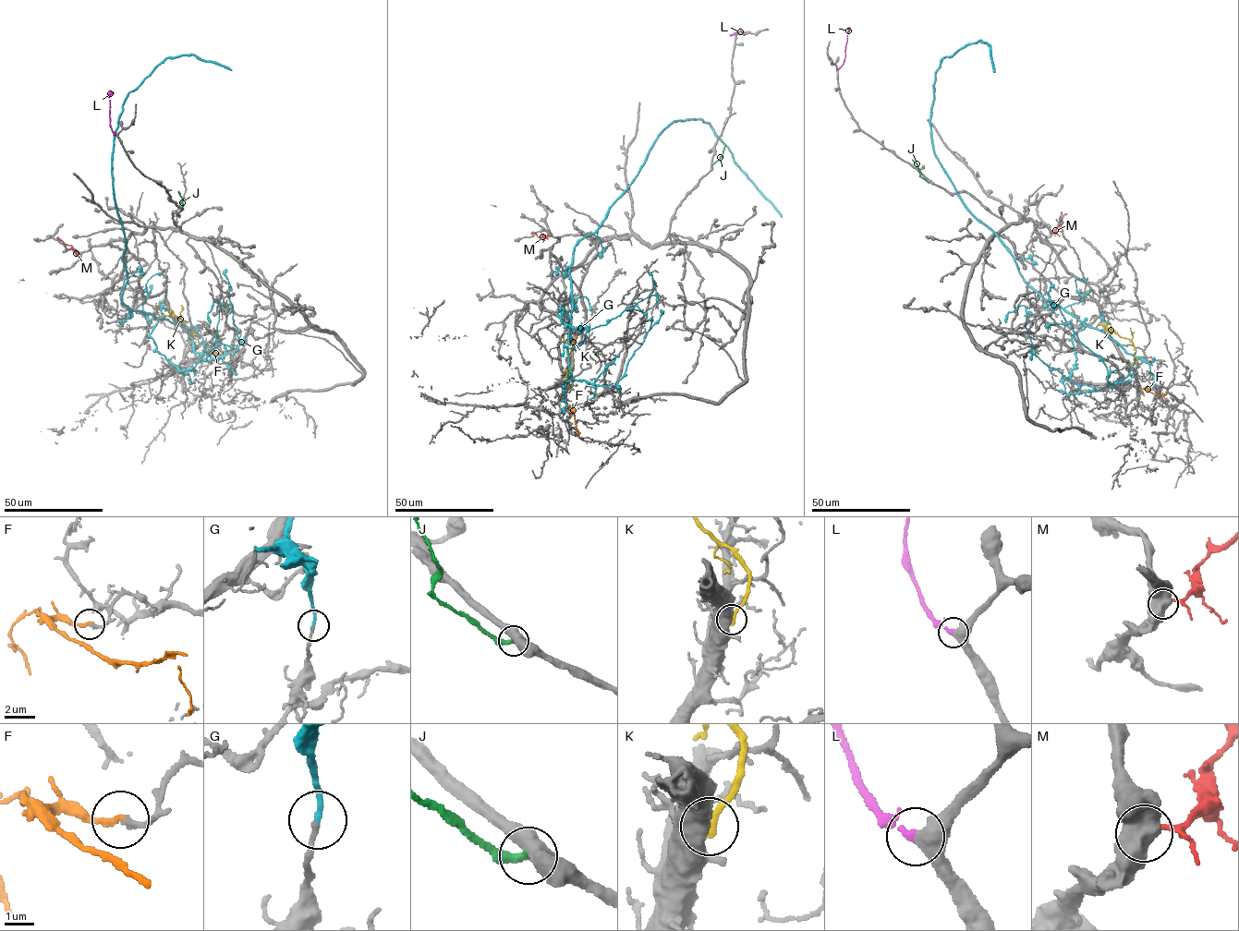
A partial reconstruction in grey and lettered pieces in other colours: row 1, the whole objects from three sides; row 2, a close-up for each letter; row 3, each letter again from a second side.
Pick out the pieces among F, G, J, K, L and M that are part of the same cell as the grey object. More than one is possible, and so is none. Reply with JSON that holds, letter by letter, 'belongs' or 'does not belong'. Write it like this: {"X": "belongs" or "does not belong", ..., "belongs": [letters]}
{"F": "belongs", "G": "does not belong", "J": "does not belong", "K": "does not belong", "L": "belongs", "M": "does not belong", "belongs": ["F", "L"]}

